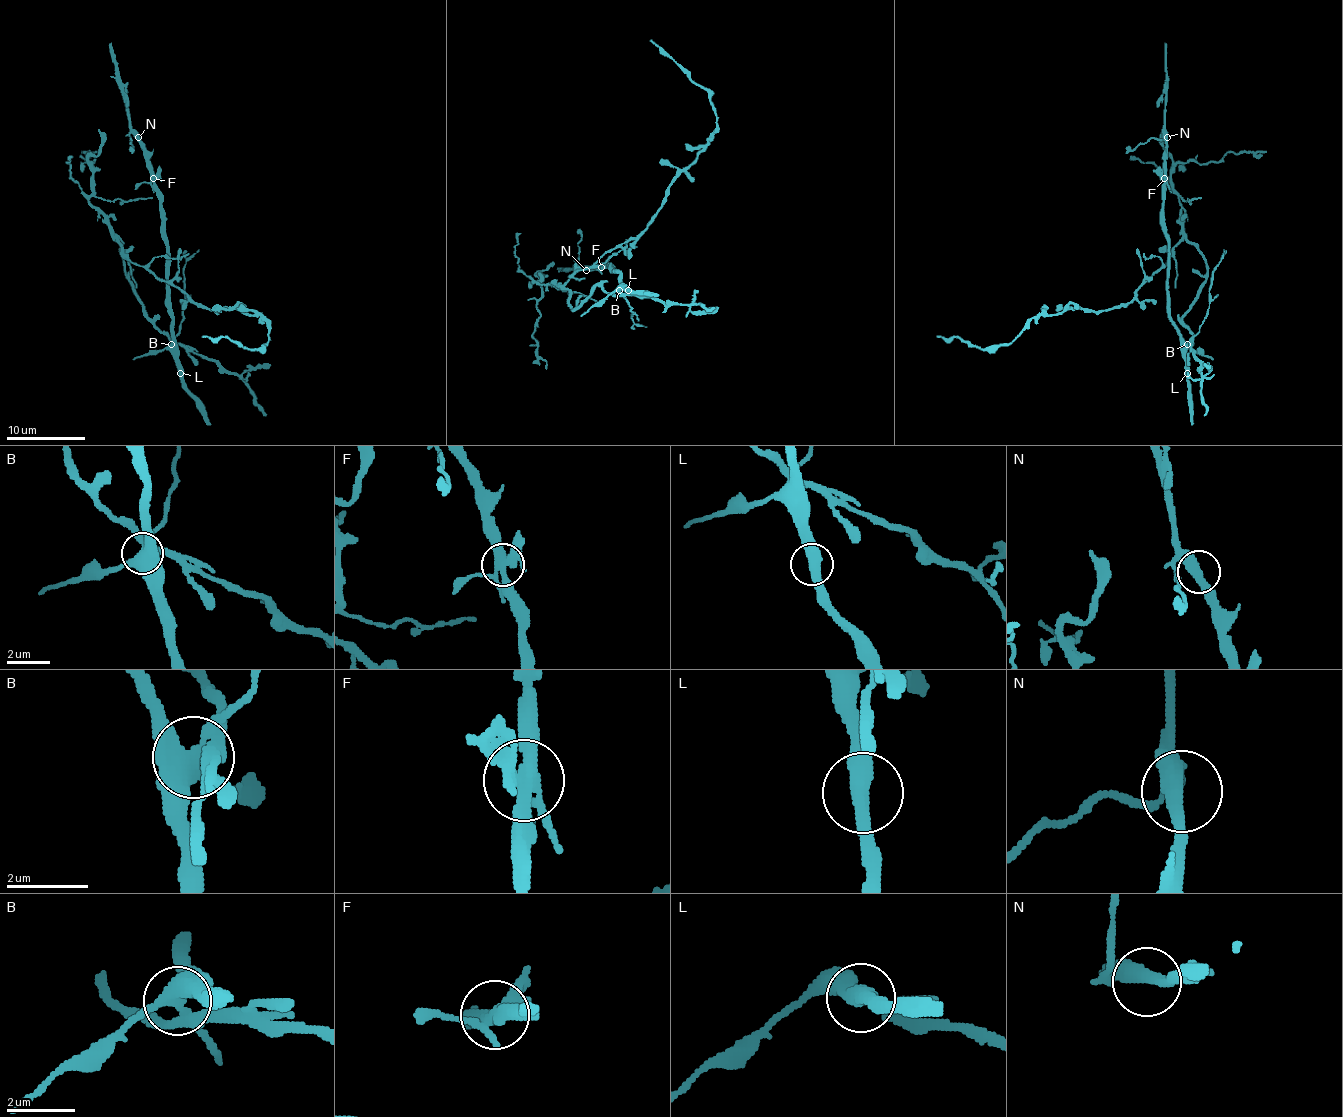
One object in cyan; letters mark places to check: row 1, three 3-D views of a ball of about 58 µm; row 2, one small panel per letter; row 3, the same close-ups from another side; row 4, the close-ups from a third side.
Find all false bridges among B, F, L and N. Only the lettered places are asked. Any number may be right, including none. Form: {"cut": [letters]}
{"cut": ["B"]}

